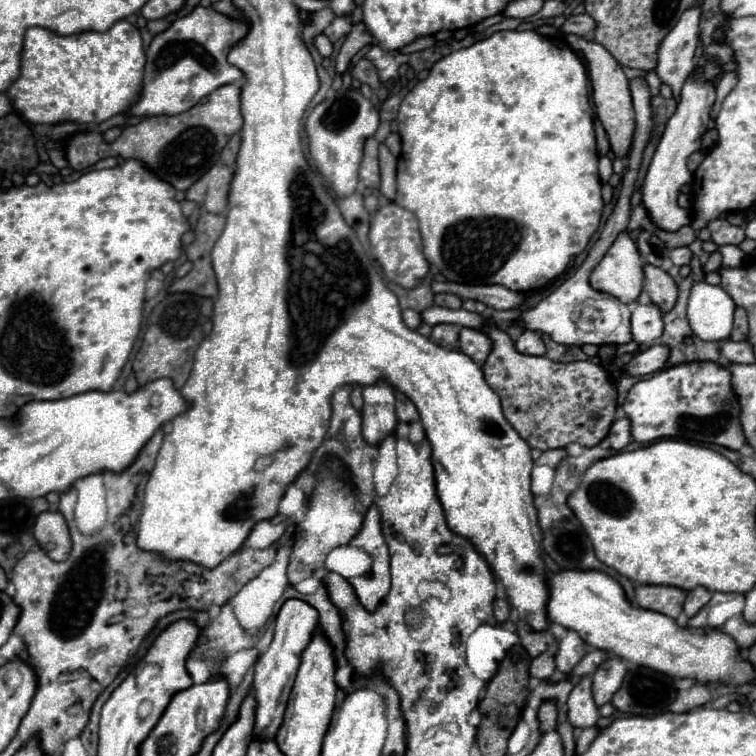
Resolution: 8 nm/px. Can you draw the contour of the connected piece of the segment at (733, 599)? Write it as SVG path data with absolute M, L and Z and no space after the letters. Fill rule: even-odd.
M715 592L709 603L711 603L711 601L713 601L715 605L709 609L707 617L728 617L725 623L727 623L731 617L737 617L737 615L743 617L745 605L744 595ZM713 599L715 599L715 601L713 601Z

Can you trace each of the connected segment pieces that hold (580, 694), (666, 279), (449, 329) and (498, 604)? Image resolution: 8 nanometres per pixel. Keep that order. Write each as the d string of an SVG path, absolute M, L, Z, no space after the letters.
M583 677L569 695L569 723L573 727L595 727L599 719L599 709L591 697L591 677Z
M645 265L645 291L649 293L651 301L663 311L671 311L675 301L677 301L677 285L671 279L671 275L667 275L665 271L661 271L655 265Z
M435 325L433 327L433 341L439 345L455 345L459 339L459 325Z
M497 599L493 603L493 607L495 607L495 619L497 619L497 623L505 623L509 619L509 611L511 611L507 599Z

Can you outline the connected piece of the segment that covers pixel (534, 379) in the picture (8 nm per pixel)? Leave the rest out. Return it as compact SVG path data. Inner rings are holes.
M485 325L483 331L493 341L491 355L483 365L485 381L499 395L507 421L529 447L539 451L563 449L569 443L595 447L607 437L615 421L617 387L601 365L593 361L555 363L547 357L523 355L501 329Z

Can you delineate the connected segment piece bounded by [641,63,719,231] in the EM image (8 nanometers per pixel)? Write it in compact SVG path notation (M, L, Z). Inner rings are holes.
M707 63L705 67L697 67L693 71L693 75L689 75L689 79L685 81L683 89L681 89L681 101L677 105L675 115L667 121L667 127L663 131L661 143L657 145L657 151L653 155L653 161L647 169L643 187L641 187L641 195L643 195L643 207L649 213L649 219L655 223L655 227L663 229L663 231L679 231L683 225L691 225L691 211L683 209L677 205L677 195L679 189L689 183L691 171L687 169L687 157L695 151L701 149L701 139L707 131L707 123L709 123L709 109L715 101L715 87L711 83L711 79L719 73L719 69L713 63Z

